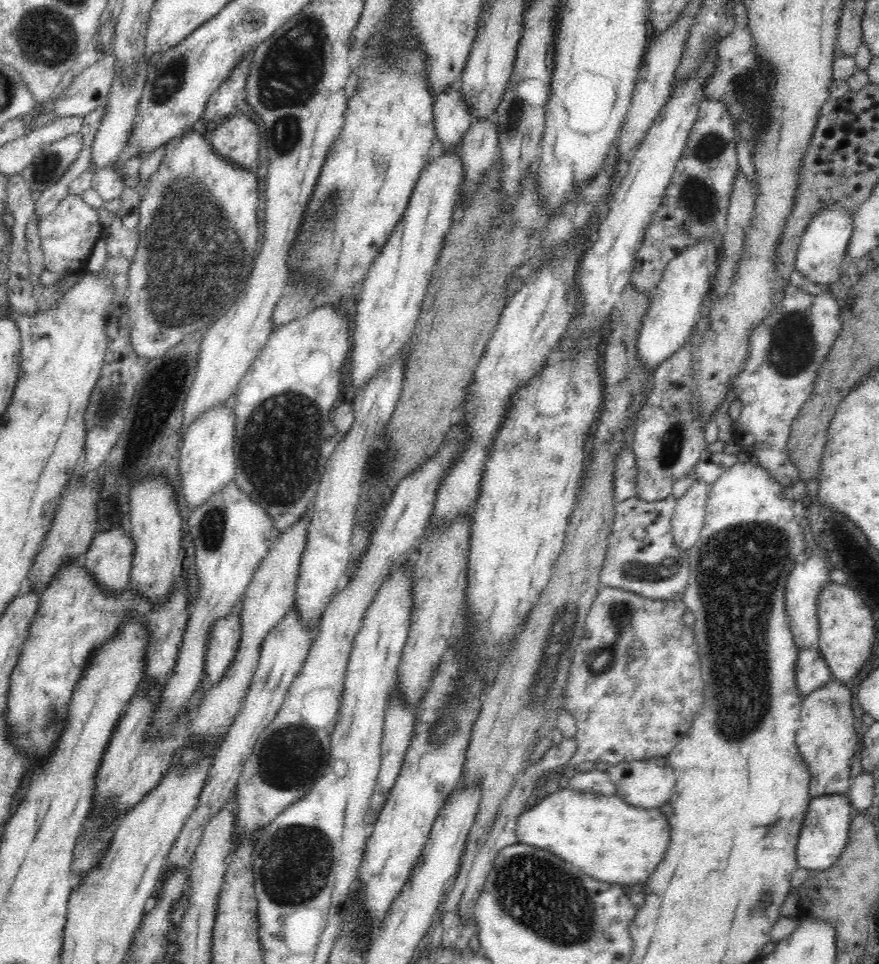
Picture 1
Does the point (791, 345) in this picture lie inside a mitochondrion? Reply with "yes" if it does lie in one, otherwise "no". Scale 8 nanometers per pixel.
yes

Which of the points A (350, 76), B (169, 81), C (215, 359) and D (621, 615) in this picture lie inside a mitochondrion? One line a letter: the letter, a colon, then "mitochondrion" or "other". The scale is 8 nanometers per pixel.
A: other
B: mitochondrion
C: other
D: mitochondrion

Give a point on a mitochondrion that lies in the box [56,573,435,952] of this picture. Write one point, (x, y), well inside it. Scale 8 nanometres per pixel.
(296, 862)

